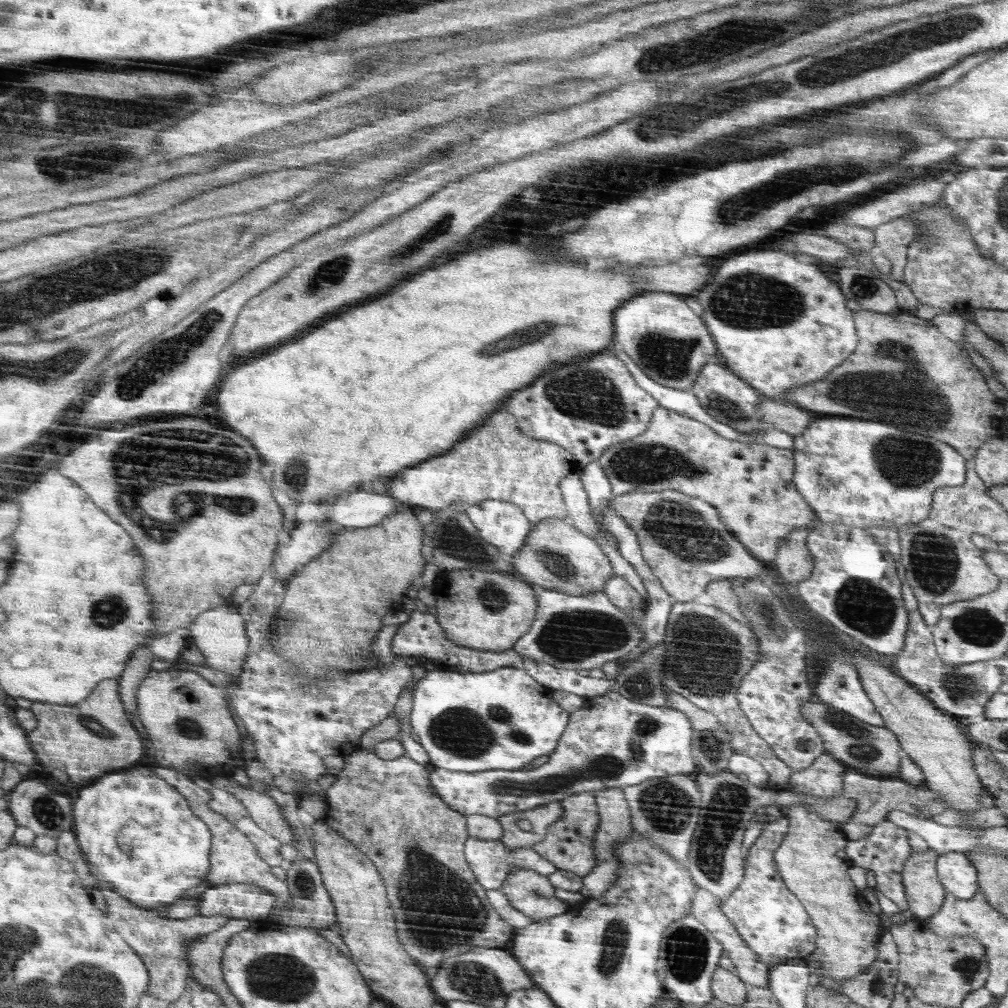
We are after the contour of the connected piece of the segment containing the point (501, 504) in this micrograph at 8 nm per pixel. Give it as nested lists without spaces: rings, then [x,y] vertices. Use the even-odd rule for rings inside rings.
[[[501,500],[467,505],[465,513],[482,539],[502,548],[502,552],[510,556],[519,552],[522,544],[526,544],[533,528],[518,506]]]

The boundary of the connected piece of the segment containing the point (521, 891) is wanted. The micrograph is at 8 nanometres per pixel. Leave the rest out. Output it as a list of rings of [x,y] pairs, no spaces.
[[[515,869],[501,887],[507,902],[524,915],[540,920],[567,913],[569,905],[556,898],[556,888],[536,871]]]

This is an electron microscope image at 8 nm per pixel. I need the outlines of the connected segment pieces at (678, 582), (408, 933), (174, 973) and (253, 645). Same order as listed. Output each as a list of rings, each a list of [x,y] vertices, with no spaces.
[[[634,491],[613,497],[608,509],[616,511],[637,535],[642,560],[675,602],[694,600],[714,580],[765,576],[765,562],[757,559],[727,529],[717,510],[683,491]]]
[[[358,748],[354,753],[350,753],[346,757],[342,771],[336,775],[336,781],[328,788],[327,810],[322,812],[321,816],[336,833],[343,835],[350,840],[350,842],[355,843],[360,851],[367,854],[368,857],[371,858],[372,863],[376,866],[384,882],[384,887],[387,890],[387,898],[390,902],[391,910],[394,911],[397,938],[400,944],[404,946],[404,950],[409,955],[412,955],[412,958],[416,958],[421,965],[440,968],[444,959],[467,953],[468,950],[474,950],[476,948],[502,948],[502,944],[506,944],[506,942],[512,938],[512,928],[510,928],[508,922],[504,922],[504,920],[500,918],[498,912],[489,904],[486,890],[475,878],[475,874],[467,862],[465,846],[470,836],[470,832],[467,830],[467,817],[452,810],[451,807],[443,802],[442,798],[436,795],[431,784],[430,776],[431,772],[428,770],[428,766],[422,766],[416,762],[415,759],[408,758],[406,755],[402,756],[402,758],[396,758],[396,760],[388,760],[380,758],[379,755],[373,751]]]
[[[103,876],[99,877],[96,888],[101,890],[106,898],[108,908],[110,908],[108,914],[110,914],[112,922],[116,922],[116,930],[120,930],[120,934],[124,934],[124,939],[142,956],[151,970],[151,988],[148,991],[154,998],[158,998],[157,1000],[176,1003],[188,990],[188,983],[191,979],[192,965],[188,958],[190,946],[198,943],[200,938],[208,937],[223,929],[230,922],[231,917],[200,915],[191,919],[178,920],[160,916],[160,912],[157,912],[156,908],[135,904],[116,892],[115,887]]]
[[[268,569],[259,580],[253,584],[253,592],[241,605],[238,605],[240,615],[246,621],[246,635],[248,635],[248,655],[264,649],[268,644],[268,624],[274,621],[276,609],[282,605],[285,596],[285,585],[276,576],[275,571]]]

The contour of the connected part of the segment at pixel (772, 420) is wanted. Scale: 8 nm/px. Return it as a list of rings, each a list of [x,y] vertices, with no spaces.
[[[764,400],[759,405],[759,414],[764,425],[776,431],[786,432],[792,437],[803,434],[819,415],[795,405]]]

